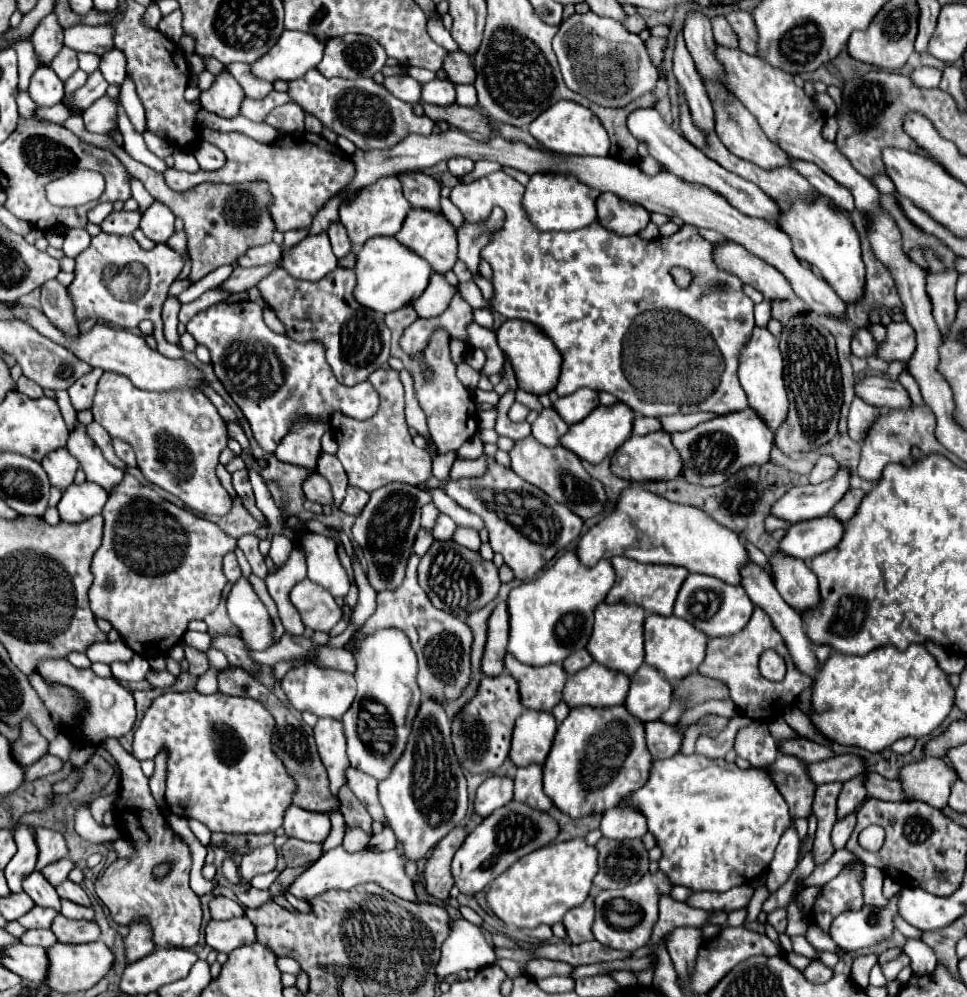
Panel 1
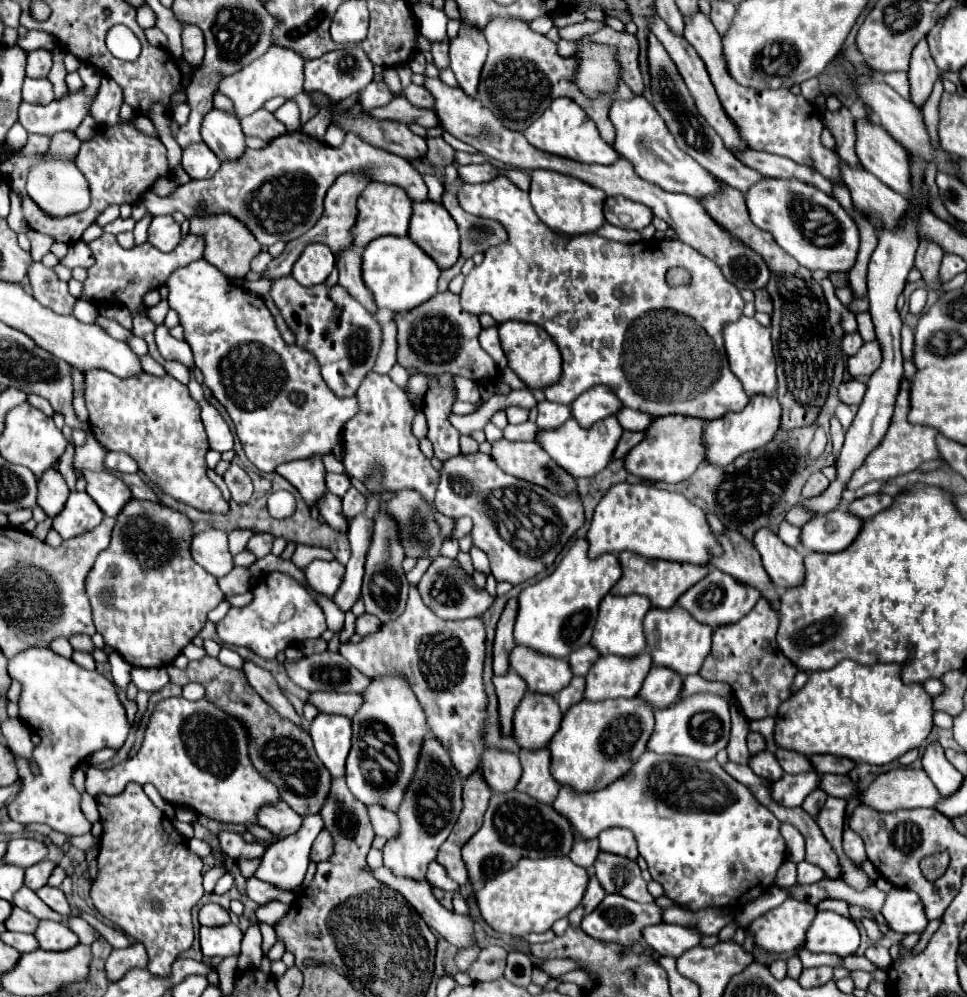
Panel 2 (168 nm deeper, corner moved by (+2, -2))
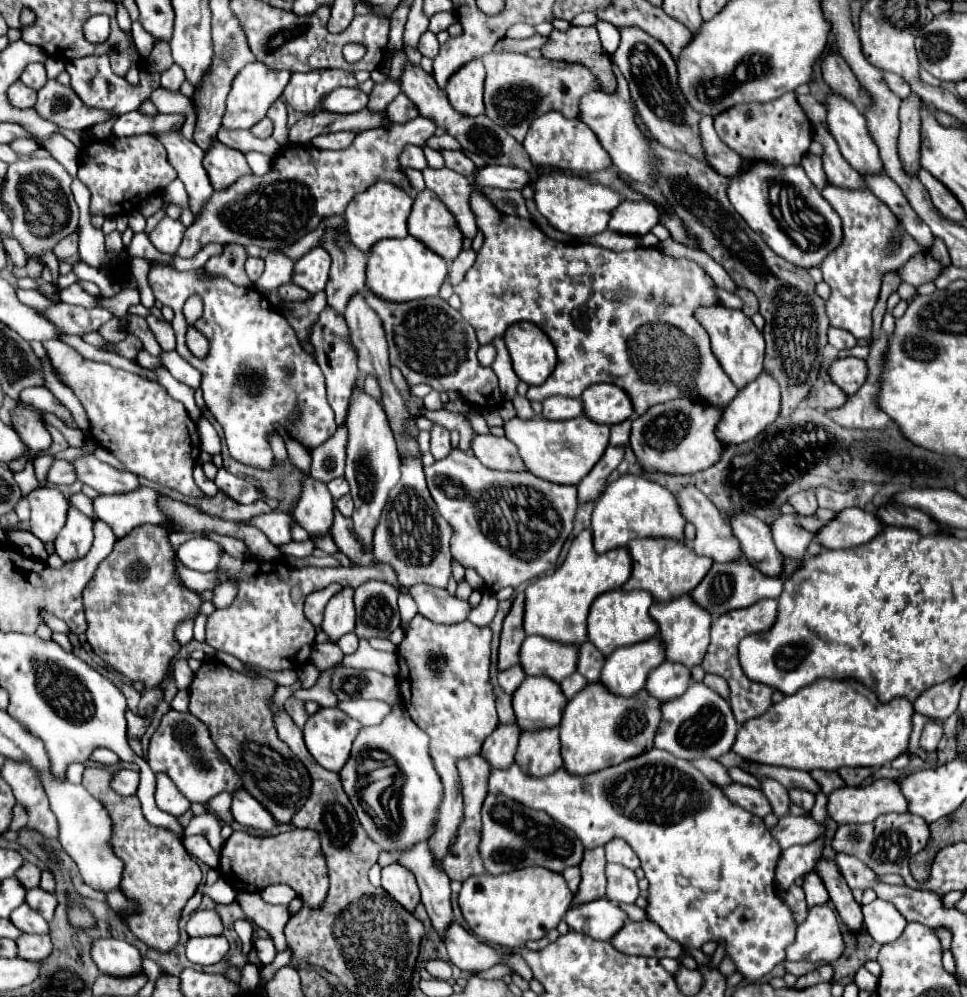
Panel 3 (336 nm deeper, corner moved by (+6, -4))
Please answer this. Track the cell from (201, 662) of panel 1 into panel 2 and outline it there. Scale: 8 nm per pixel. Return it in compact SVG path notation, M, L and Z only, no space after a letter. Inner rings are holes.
M214 657L190 661L186 669L178 669L176 665L168 665L166 669L174 685L184 687L192 681L204 685L206 699L244 725L248 733L250 761L264 779L276 785L282 801L286 801L302 817L320 811L330 791L332 777L328 769L322 765L322 761L316 757L310 735L304 733L300 727L292 725L290 721L284 721L266 701L262 701L262 697L248 685L248 679L242 669L226 667Z

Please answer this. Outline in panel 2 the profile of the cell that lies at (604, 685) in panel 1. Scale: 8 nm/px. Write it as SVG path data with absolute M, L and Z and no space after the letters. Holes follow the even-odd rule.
M650 653L632 659L600 657L586 677L584 697L588 697L588 701L636 697L652 667L654 663Z

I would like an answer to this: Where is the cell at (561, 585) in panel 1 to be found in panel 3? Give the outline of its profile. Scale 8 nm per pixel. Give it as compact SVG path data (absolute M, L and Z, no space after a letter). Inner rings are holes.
M588 529L582 531L578 537L574 537L564 563L552 575L540 577L526 589L524 633L540 635L564 645L584 643L588 633L588 609L592 601L604 591L620 589L628 581L630 569L632 559L628 555L628 549L612 549L598 555L592 547L592 533Z

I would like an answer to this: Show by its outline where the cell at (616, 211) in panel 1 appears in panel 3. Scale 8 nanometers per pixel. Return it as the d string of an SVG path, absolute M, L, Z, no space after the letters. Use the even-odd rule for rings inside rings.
M622 201L616 211L612 211L612 219L608 229L624 235L646 235L658 223L658 209L650 201Z

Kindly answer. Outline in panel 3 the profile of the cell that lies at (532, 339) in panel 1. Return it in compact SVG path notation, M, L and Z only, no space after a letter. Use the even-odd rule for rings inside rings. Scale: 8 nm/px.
M520 321L520 323L510 325L506 329L506 333L504 333L504 343L506 343L506 349L508 349L510 359L512 359L512 369L518 375L520 381L524 381L528 385L540 385L554 371L554 367L556 367L556 351L554 351L554 345L548 339L548 335L540 327L536 327L534 323Z

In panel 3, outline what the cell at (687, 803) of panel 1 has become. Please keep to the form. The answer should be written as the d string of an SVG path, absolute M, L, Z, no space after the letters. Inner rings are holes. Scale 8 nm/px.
M650 749L634 759L628 759L616 767L608 767L604 771L596 771L590 773L586 777L576 777L576 775L568 775L564 769L558 769L556 773L544 777L544 779L536 779L530 775L524 775L520 771L520 767L514 763L510 769L506 771L492 771L490 773L490 781L488 781L488 793L504 793L510 799L516 799L520 803L524 803L526 807L534 807L540 809L544 813L548 813L552 819L556 819L558 823L562 823L564 827L572 829L576 833L576 837L584 843L586 849L598 847L598 845L606 845L612 837L622 837L640 857L642 861L642 869L646 873L646 879L650 883L648 887L648 919L656 921L662 931L666 935L670 935L674 941L678 941L680 945L688 947L688 949L700 949L706 941L724 941L726 943L726 953L732 957L732 961L736 963L738 971L748 979L748 981L760 981L762 977L766 977L776 965L780 965L786 959L786 947L792 945L792 939L796 937L796 921L792 919L792 909L785 903L780 901L778 891L776 891L776 883L774 883L774 871L776 871L776 863L780 859L780 845L776 843L776 839L772 839L770 829L764 825L764 821L748 811L744 811L742 807L736 807L736 803L728 803L728 799L724 799L724 793L720 791L720 787L716 783L712 783L708 777L702 775L702 771L696 771L696 767L692 767L692 761L684 761L678 759L674 755L670 755L668 751L662 749Z

